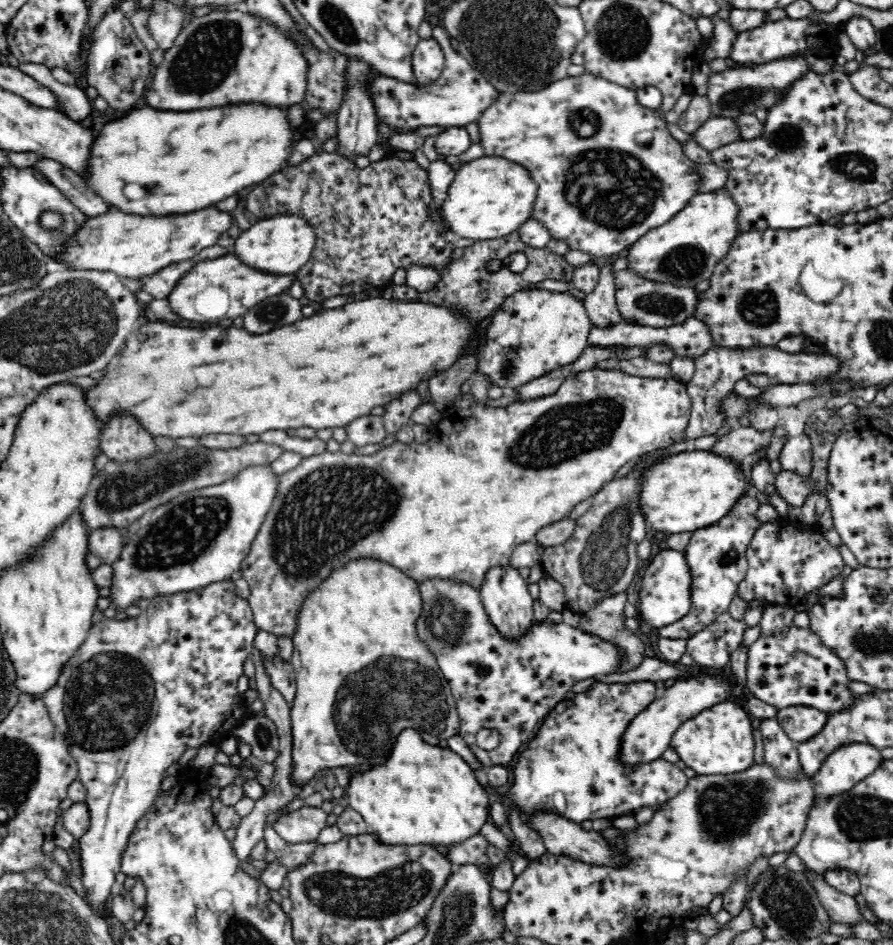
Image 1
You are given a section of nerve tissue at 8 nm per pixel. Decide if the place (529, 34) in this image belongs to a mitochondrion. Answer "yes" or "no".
yes

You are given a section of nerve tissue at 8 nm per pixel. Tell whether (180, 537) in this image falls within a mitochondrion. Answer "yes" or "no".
yes

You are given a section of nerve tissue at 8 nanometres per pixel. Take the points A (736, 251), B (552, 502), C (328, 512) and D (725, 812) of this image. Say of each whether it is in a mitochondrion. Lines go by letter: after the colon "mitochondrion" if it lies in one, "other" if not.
A: other
B: other
C: mitochondrion
D: mitochondrion

